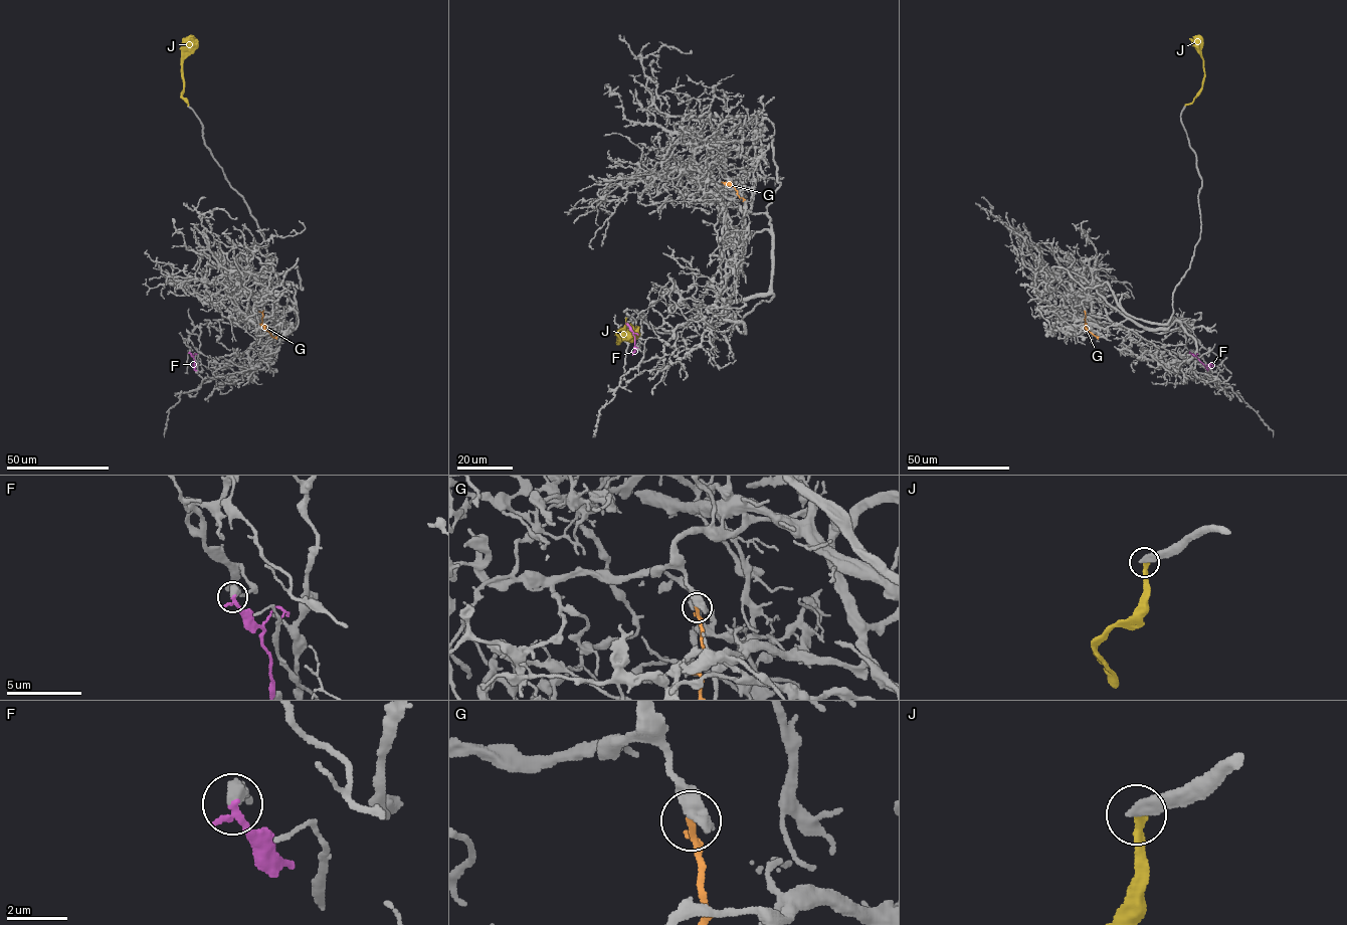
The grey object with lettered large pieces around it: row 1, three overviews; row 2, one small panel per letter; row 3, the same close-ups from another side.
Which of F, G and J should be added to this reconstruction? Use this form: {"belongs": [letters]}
{"belongs": []}

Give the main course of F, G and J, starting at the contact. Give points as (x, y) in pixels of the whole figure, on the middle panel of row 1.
F: (627, 324), (634, 336), (632, 355)
G: (728, 182), (738, 196), (745, 200)
J: (625, 318), (625, 327), (617, 333), (618, 344), (638, 328), (635, 327)

